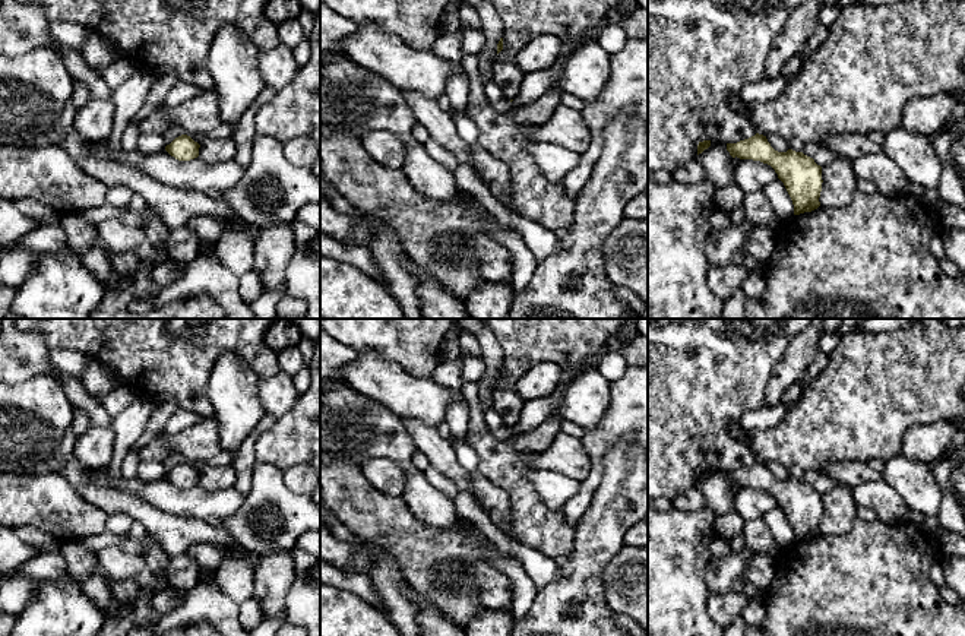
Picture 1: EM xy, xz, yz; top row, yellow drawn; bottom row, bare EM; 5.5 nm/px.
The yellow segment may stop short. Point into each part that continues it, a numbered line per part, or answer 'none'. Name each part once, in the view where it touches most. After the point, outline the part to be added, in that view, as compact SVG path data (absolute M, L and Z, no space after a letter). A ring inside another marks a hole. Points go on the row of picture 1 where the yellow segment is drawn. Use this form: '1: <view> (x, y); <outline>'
none

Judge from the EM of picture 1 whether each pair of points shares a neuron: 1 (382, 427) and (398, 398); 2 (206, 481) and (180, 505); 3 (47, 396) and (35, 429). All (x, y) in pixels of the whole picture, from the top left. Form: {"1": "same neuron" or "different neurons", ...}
{"1": "different neurons", "2": "different neurons", "3": "same neuron"}

